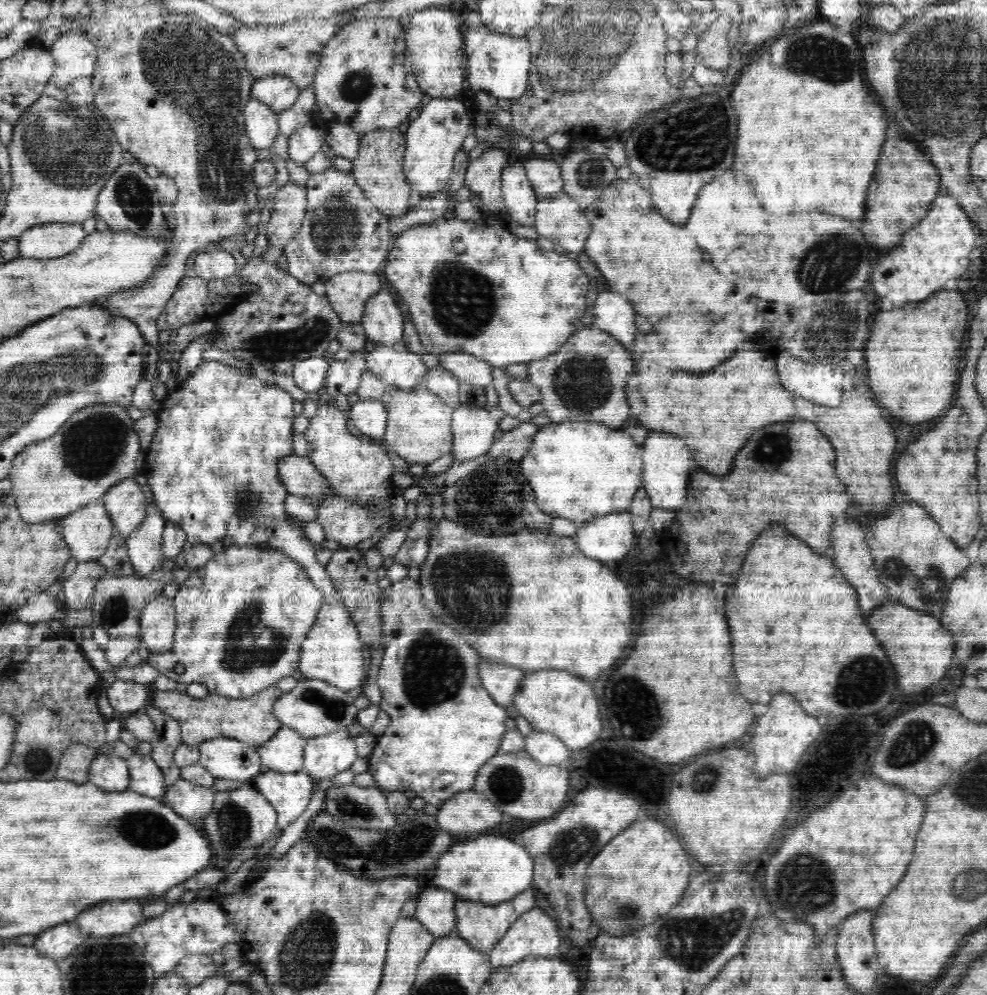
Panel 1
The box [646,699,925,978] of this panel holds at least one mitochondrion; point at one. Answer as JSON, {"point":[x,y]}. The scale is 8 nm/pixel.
{"point":[692,945]}

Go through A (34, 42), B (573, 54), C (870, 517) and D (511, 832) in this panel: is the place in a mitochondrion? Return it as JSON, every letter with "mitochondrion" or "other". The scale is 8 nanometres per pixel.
{"A":"other","B":"mitochondrion","C":"other","D":"other"}

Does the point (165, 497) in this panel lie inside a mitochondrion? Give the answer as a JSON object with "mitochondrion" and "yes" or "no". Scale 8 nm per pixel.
{"mitochondrion":"no"}

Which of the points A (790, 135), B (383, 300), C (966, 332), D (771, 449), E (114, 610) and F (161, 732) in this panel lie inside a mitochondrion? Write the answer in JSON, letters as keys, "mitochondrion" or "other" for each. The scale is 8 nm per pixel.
{"A":"other","B":"other","C":"other","D":"mitochondrion","E":"mitochondrion","F":"other"}

